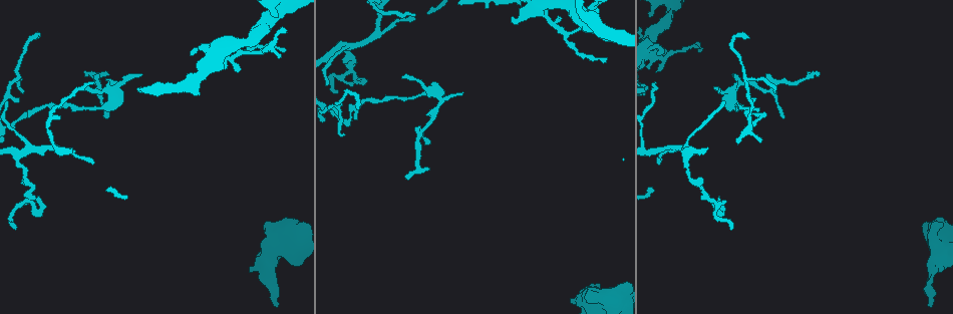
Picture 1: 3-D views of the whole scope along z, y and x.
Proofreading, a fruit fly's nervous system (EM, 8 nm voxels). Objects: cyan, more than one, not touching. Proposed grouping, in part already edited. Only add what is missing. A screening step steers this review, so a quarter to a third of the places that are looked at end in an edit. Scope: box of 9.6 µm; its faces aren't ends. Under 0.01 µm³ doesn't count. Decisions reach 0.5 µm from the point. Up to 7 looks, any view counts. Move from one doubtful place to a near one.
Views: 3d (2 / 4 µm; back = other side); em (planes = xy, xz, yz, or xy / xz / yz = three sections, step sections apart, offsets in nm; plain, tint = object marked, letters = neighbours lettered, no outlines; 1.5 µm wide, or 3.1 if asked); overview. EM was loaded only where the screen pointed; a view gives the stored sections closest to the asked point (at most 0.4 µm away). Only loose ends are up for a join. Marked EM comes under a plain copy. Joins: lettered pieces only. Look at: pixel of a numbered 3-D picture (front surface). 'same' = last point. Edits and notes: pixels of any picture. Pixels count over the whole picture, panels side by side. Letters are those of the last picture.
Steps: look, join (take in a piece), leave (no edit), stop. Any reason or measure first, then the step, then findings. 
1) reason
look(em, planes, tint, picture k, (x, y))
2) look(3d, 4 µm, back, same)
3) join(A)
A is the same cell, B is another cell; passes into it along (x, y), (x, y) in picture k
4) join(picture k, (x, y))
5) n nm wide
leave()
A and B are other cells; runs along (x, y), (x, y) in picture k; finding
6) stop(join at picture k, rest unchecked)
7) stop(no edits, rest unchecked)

branch stops here
look(em, xy, step 4, letters, picture 1, (657, 54))

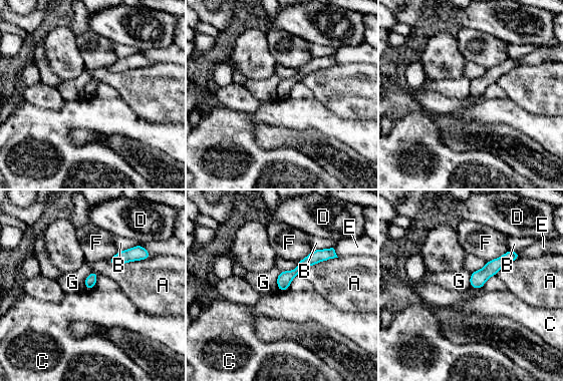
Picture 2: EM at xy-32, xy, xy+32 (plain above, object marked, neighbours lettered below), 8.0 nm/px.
look(em, planes, letters, same)

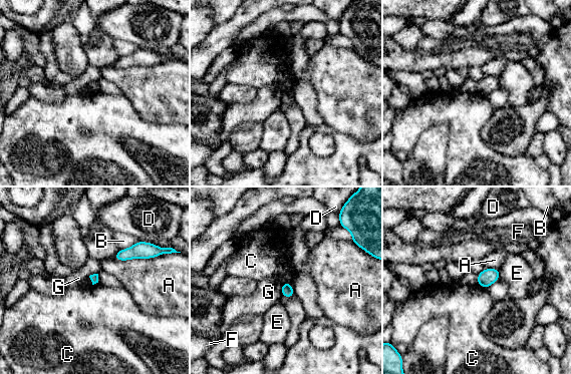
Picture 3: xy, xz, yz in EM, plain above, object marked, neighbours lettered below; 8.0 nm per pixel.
A touches over 360 nm
leave()
A, B, C, D, E, F and G are other cells; border along (478, 284), (487, 289) in picture 3; none of them fits

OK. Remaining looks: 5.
tapers out
look(em, planes, letters, picture 1, (716, 87))

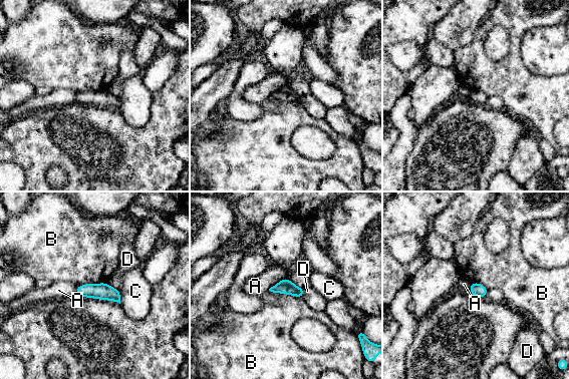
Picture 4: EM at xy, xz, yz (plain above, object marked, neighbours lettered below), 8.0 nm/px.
leave()
A, B, C and D are other cells; none of them fits

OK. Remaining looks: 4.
thick end
look(em, planes, tint, picture 1, (572, 301))

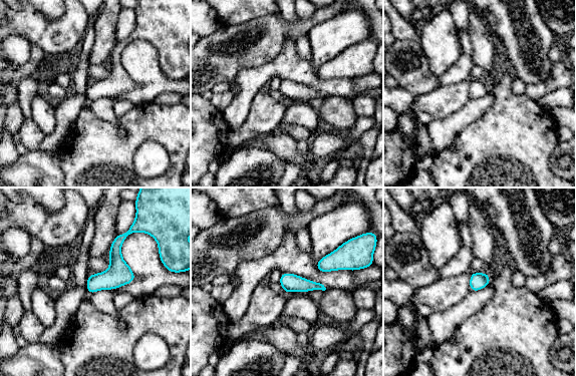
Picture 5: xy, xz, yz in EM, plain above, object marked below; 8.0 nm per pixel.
look(em, planes, letters, same)

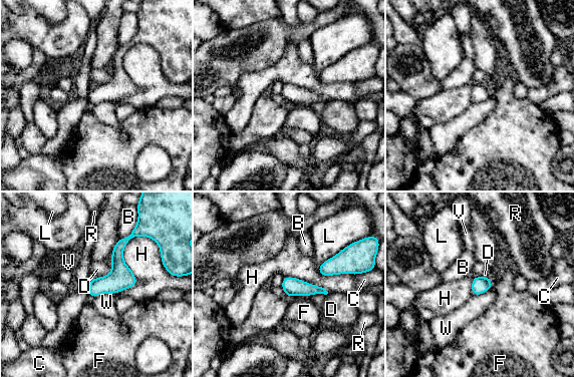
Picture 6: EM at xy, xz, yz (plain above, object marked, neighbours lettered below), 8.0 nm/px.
leave()
B, C, D, F, H, L, R, V and W are other cells; border along (325, 294), (293, 295), (289, 298) in picture 6; no lettered piece goes on from it

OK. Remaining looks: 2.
stop(no edits, rest unchecked)

